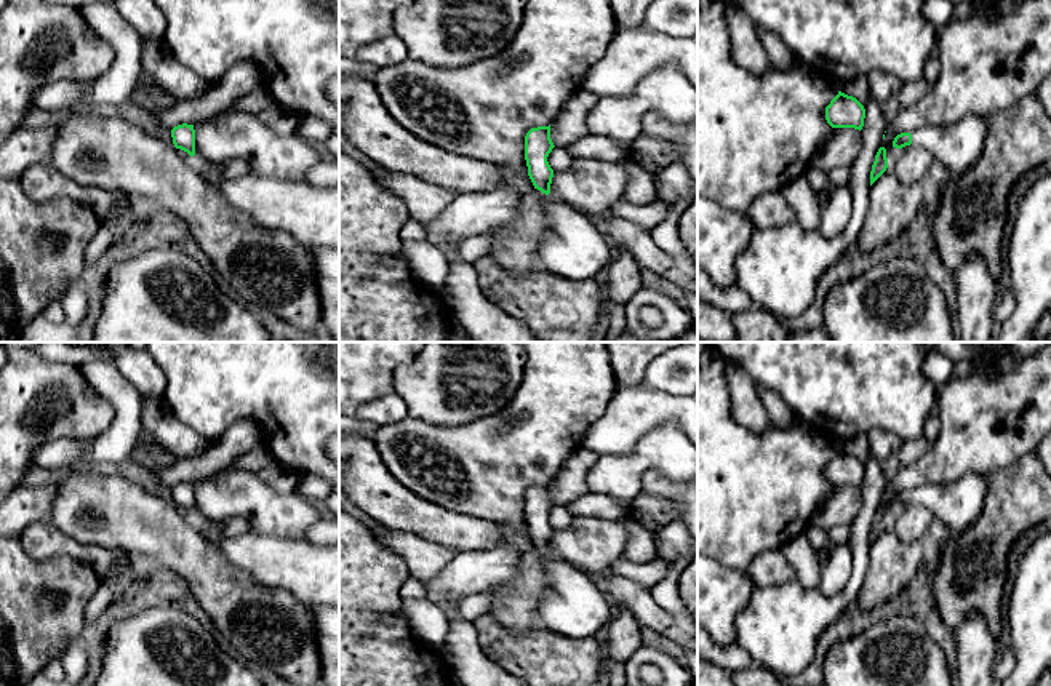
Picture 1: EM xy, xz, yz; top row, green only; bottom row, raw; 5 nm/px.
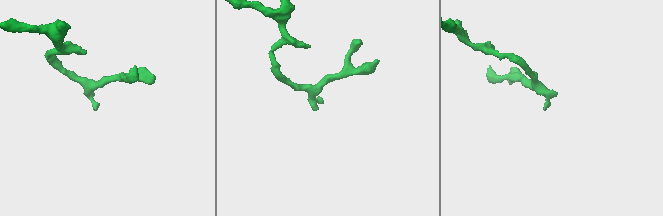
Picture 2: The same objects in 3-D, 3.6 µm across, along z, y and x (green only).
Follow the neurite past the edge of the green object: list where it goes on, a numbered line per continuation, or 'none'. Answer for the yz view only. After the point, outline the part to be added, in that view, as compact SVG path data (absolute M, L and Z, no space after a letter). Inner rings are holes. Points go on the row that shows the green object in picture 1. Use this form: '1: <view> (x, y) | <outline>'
1: yz (959, 146) | M965 115L950 126L923 126L912 131L912 146L925 147L934 160L941 162L949 174L968 171L984 150L989 120Z

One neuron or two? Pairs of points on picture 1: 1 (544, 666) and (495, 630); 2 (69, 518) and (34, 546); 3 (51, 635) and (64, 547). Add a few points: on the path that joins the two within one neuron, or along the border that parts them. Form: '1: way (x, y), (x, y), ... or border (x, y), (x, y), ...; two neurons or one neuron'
1: way (531, 656), (517, 653), (507, 643); one neuron
2: border (50, 520), (64, 533), (90, 546); two neurons
3: border (26, 552), (35, 560), (72, 555), (96, 571); two neurons

